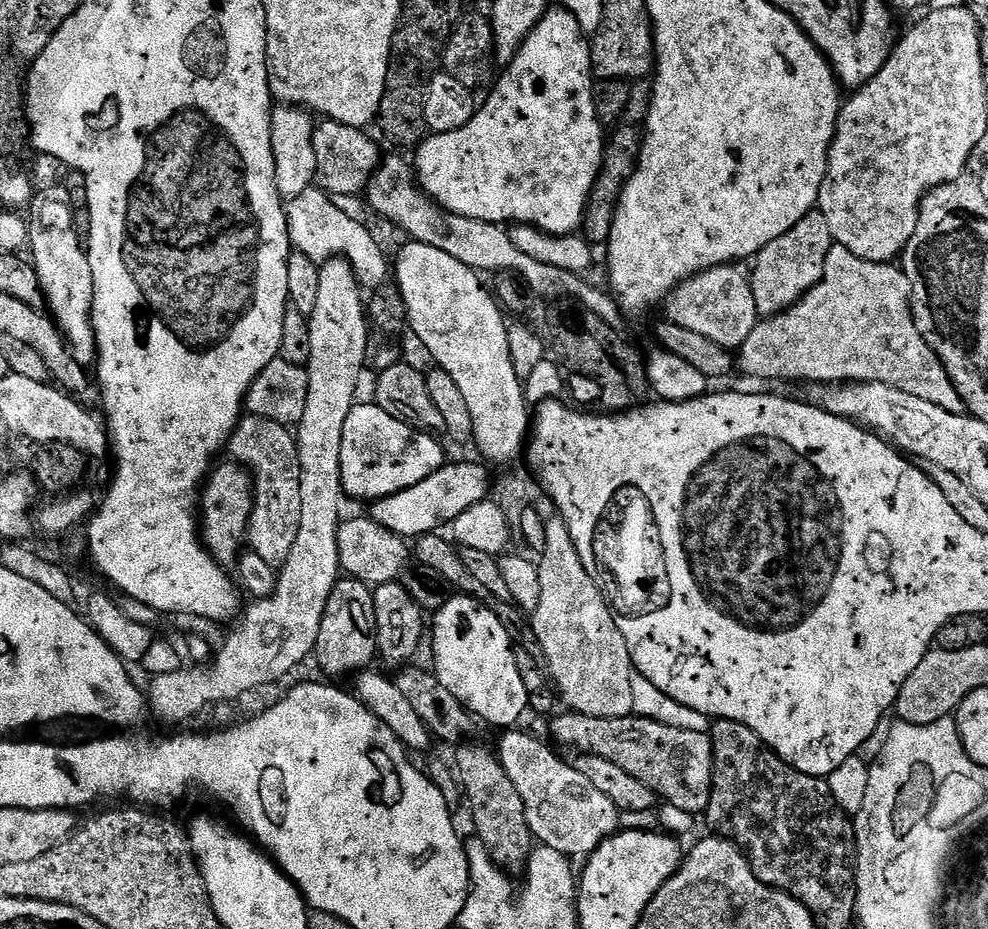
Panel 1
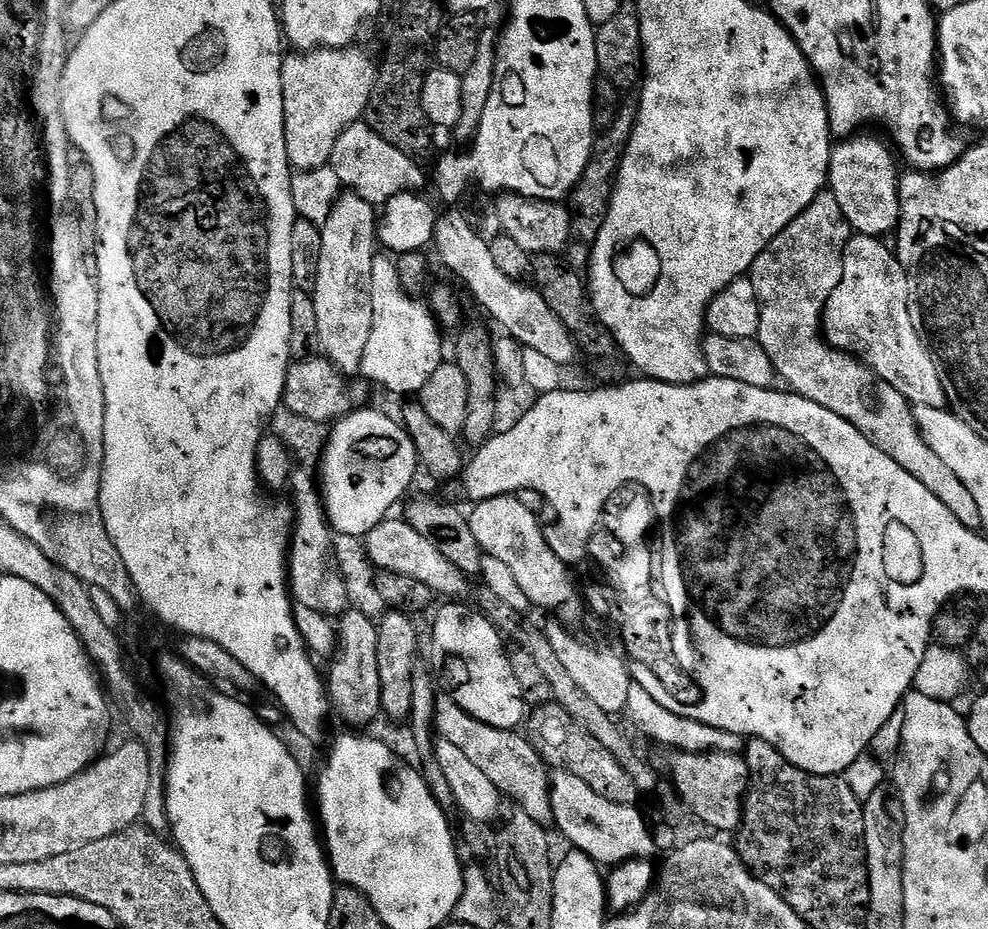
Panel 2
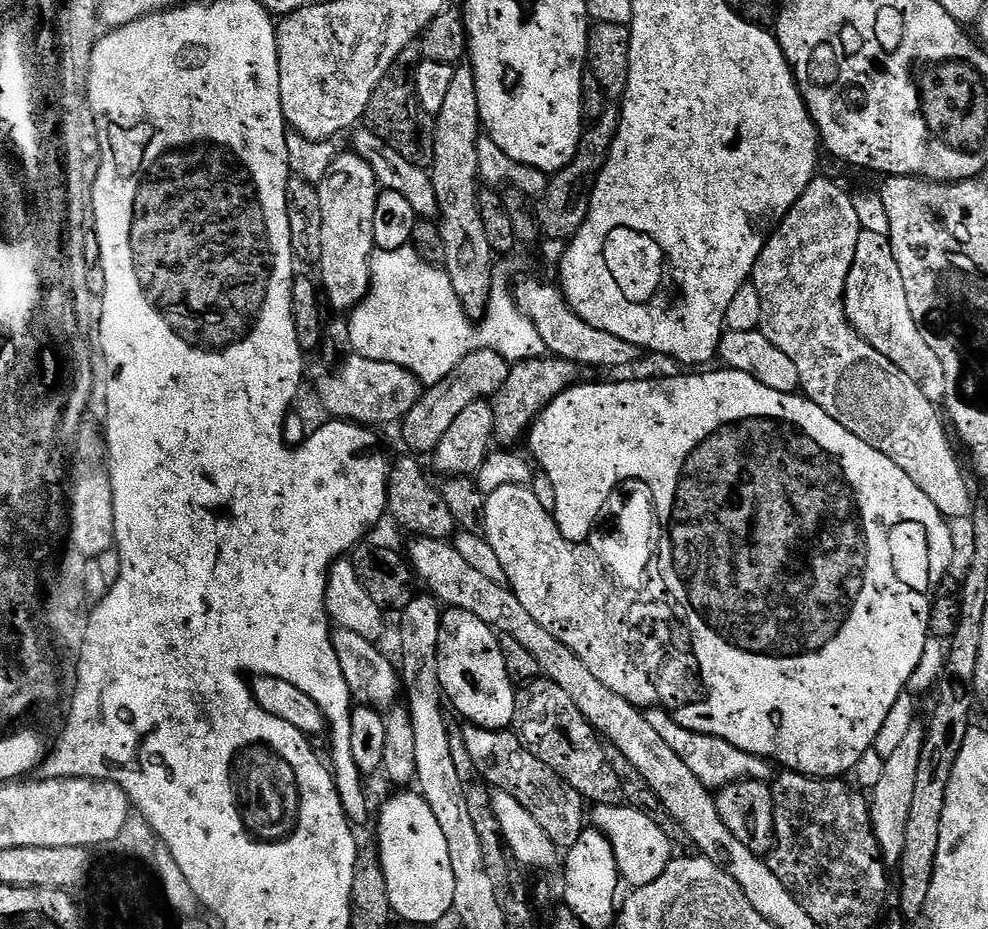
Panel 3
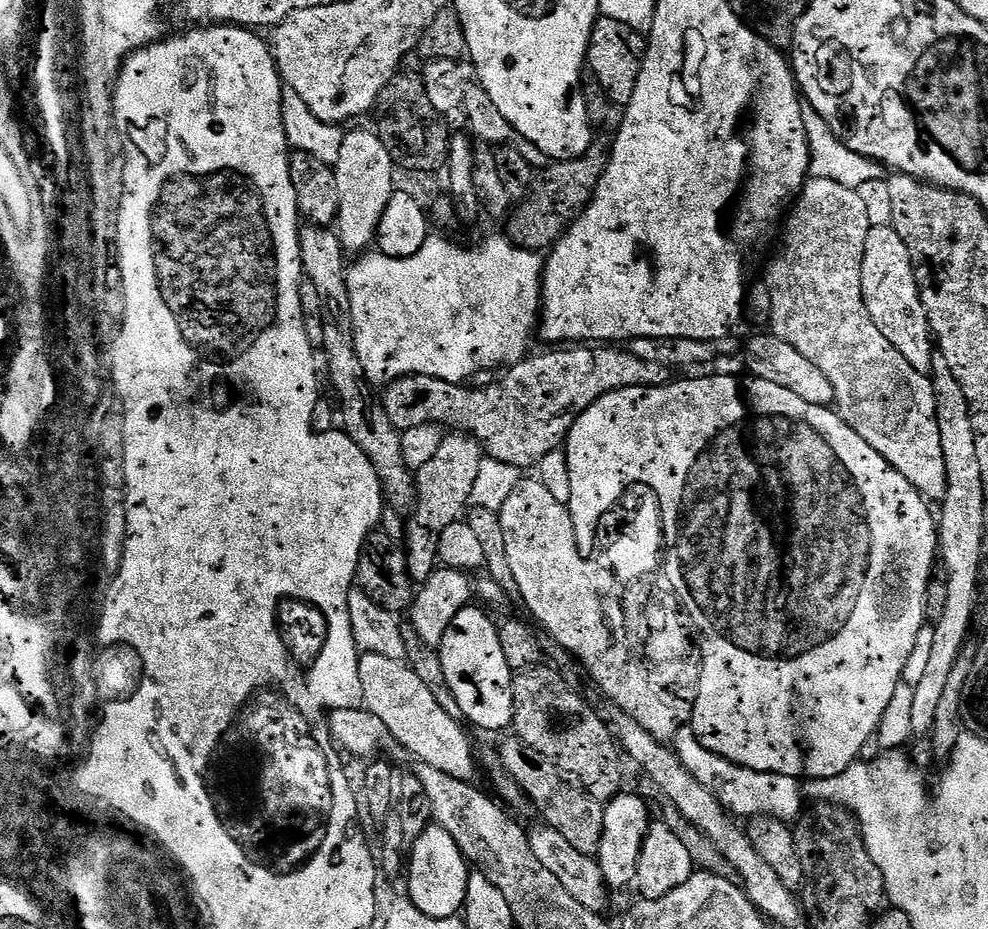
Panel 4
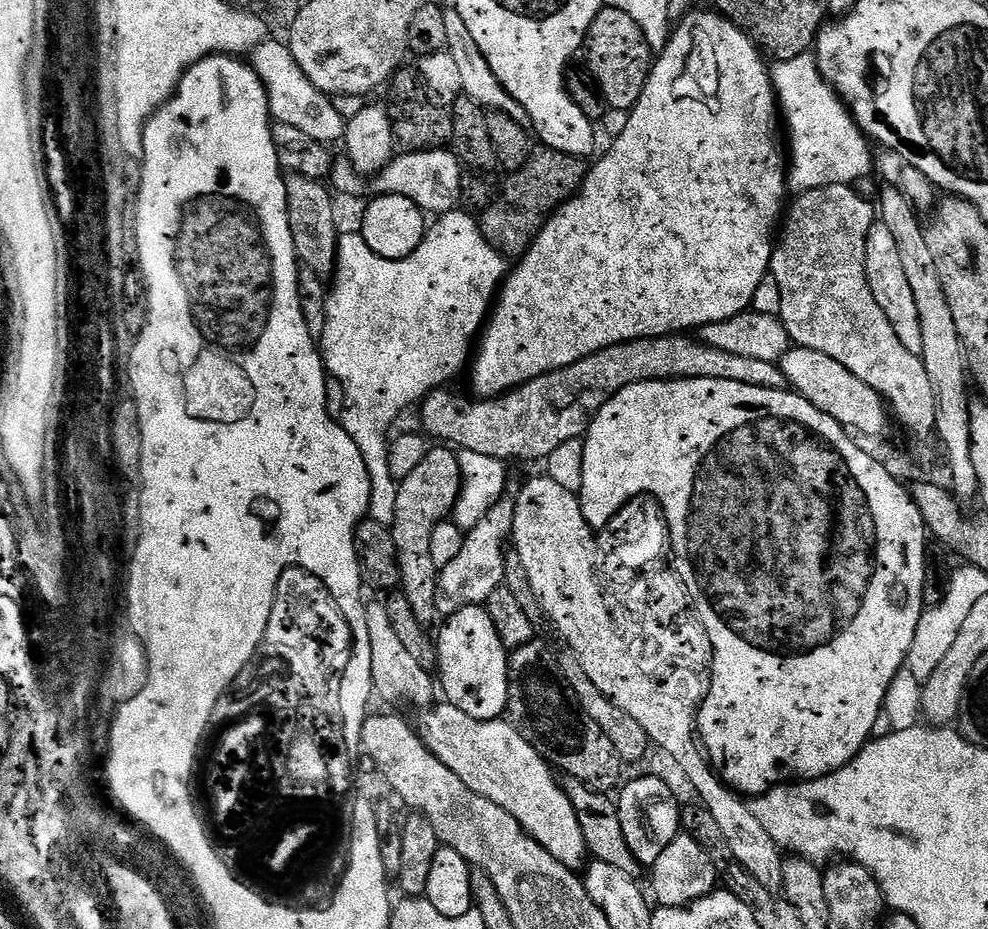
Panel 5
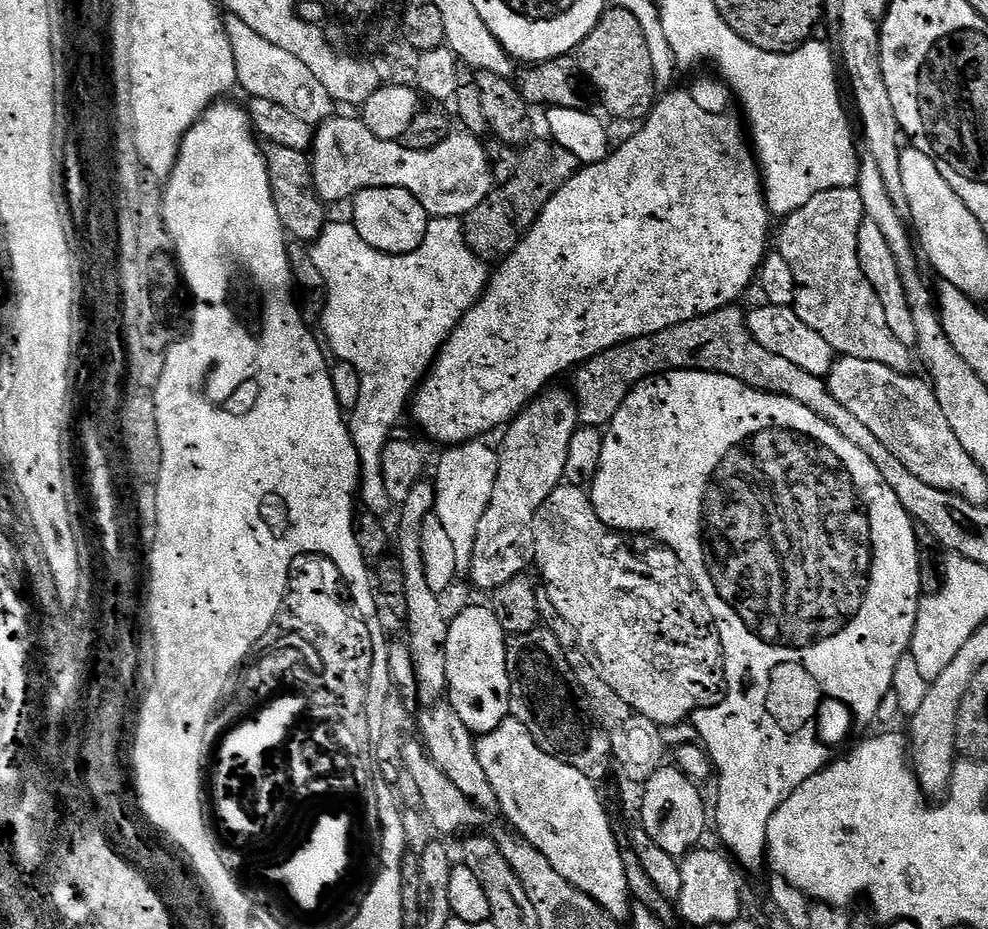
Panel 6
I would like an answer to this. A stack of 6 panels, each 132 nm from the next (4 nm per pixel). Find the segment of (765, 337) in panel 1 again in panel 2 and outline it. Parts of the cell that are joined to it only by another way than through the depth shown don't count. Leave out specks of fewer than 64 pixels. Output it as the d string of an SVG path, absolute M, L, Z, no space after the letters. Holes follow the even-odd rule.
M853 235L849 239L846 250L844 251L844 265L842 266L842 282L838 282L838 286L834 290L834 294L830 294L830 298L824 307L824 319L822 321L822 335L833 348L839 352L846 352L850 356L856 357L860 363L872 369L880 379L886 381L890 386L894 386L897 390L907 398L908 403L913 406L934 406L935 408L948 408L948 399L946 398L946 390L942 390L942 382L940 375L936 369L936 363L932 361L932 354L928 351L924 341L920 335L914 330L914 322L910 322L910 310L908 309L908 279L904 273L904 268L893 249L884 245L883 239L874 236Z

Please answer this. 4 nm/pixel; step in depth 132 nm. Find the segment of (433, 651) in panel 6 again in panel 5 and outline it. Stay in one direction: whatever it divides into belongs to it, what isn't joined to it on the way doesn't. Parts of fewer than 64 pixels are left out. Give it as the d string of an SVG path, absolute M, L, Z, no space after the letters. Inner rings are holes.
M448 446L429 447L421 464L398 484L398 502L394 509L394 522L390 525L394 546L398 550L398 588L410 602L418 622L425 626L431 625L432 619L437 619L436 590L440 581L440 568L434 554L430 554L430 538L436 527L449 519L459 496L460 458Z

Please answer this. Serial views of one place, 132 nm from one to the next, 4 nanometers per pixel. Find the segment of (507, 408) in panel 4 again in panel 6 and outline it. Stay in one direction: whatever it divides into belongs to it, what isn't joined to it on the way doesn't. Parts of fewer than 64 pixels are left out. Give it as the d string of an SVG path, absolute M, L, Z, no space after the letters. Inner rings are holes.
M729 306L705 316L695 316L658 334L615 344L584 361L574 372L574 399L578 405L579 423L597 429L606 426L637 384L666 372L717 372L749 384L759 392L790 398L806 406L806 410L814 410L814 414L823 420L824 414L826 418L844 416L844 408L834 402L827 383L821 377L802 370L802 366L794 366L794 362L786 358L778 358L778 354L770 354L770 350L764 346L758 346L758 342L754 342L748 333L745 309Z

